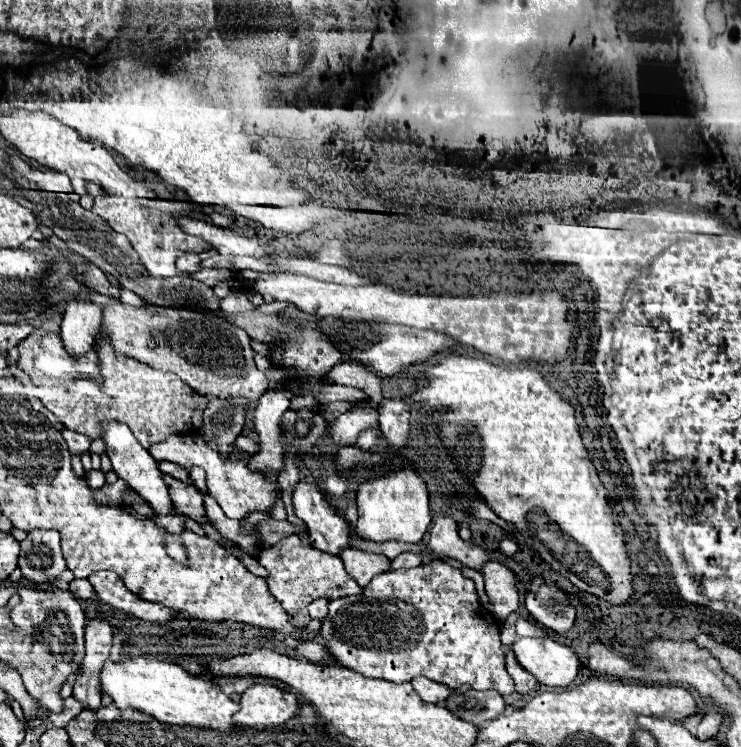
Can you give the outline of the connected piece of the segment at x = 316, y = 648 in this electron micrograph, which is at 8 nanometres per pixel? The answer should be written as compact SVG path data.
M305 642L305 644L297 646L297 652L301 656L305 656L309 662L315 662L315 664L335 664L335 658L331 656L331 652L327 650L325 644Z

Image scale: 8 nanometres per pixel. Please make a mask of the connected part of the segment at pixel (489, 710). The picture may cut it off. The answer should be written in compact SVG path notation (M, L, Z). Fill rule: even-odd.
M467 690L463 694L453 692L447 700L447 710L451 710L461 720L467 720L481 728L491 720L499 718L505 708L507 708L505 698L495 690L485 690L485 692Z

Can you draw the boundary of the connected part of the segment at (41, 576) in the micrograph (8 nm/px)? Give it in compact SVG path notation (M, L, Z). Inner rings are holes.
M33 530L21 542L19 568L23 576L37 586L51 584L63 570L65 558L59 546L59 532L55 530Z

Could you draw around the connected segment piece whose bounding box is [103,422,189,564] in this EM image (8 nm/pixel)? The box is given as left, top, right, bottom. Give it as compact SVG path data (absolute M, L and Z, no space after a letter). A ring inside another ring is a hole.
M105 422L103 426L103 440L107 444L107 456L111 458L111 464L113 464L113 470L117 472L117 476L121 480L125 480L129 484L131 490L135 490L153 510L153 522L165 530L165 548L167 548L167 554L173 556L175 562L179 564L189 564L189 556L187 556L187 550L183 546L183 538L181 534L187 530L185 526L185 520L181 518L179 512L175 512L173 508L173 502L169 498L169 492L167 492L167 484L163 480L163 474L157 466L157 462L153 460L153 456L141 448L141 444L137 442L137 438L133 436L133 432L129 428L125 428L125 424L121 422Z

